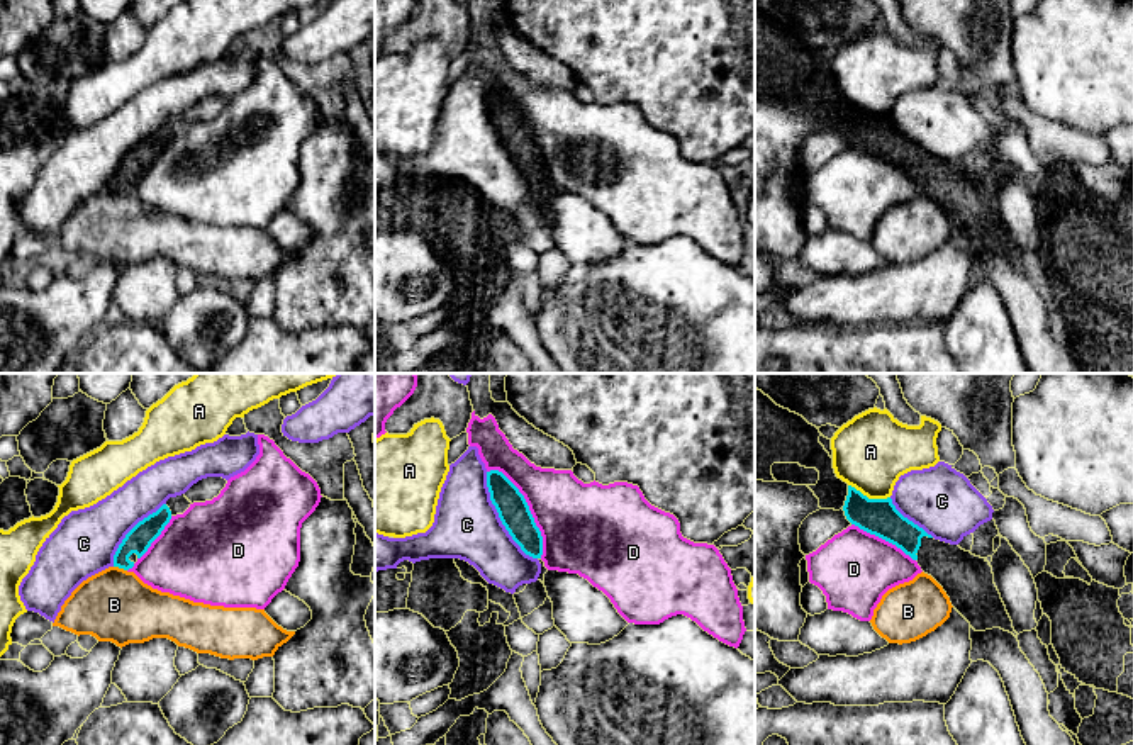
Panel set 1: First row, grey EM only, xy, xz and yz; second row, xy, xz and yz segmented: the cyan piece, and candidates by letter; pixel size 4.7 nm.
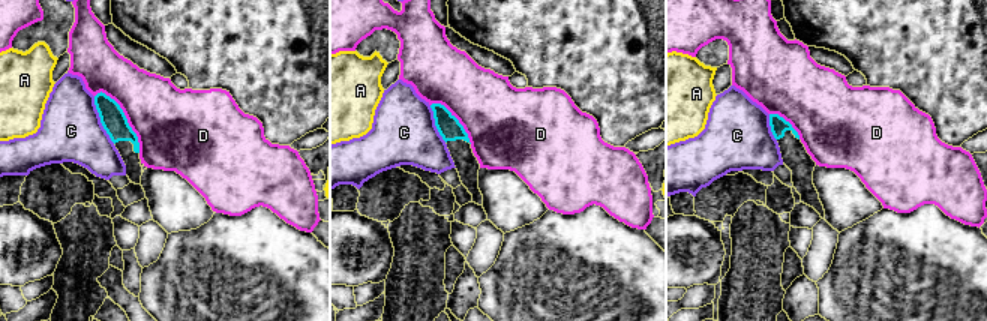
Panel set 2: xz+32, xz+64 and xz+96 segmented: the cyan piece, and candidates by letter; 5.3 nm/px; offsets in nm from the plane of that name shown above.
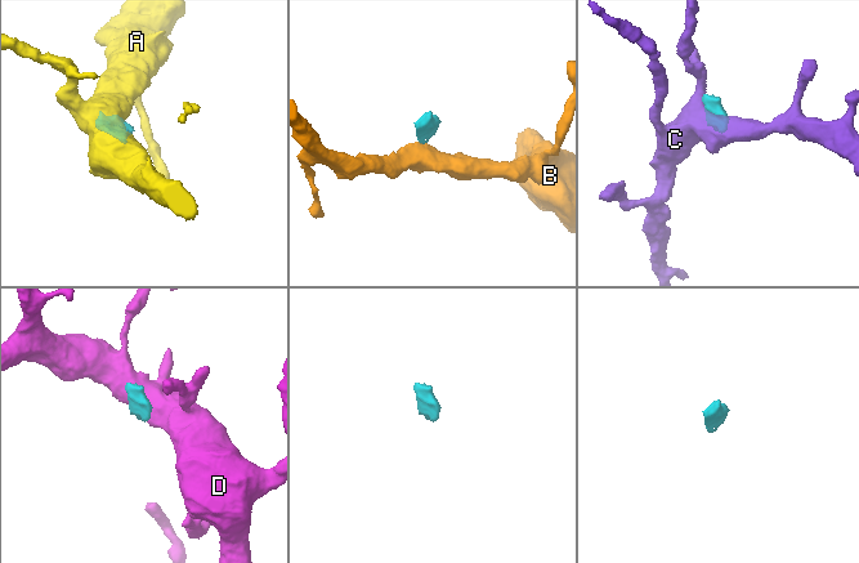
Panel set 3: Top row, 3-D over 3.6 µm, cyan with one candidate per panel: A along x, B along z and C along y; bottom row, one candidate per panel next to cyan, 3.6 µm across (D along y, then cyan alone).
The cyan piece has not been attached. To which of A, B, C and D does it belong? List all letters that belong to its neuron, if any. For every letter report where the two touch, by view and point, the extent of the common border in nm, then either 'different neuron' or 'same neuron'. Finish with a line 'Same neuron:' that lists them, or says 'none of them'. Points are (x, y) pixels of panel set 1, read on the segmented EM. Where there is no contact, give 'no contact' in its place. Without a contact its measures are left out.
A: meets cyan in yz at (867, 498); contact 220 nm long; different neuron
B: meets cyan in xy at (121, 567); contact 70 nm long; different neuron
C: meets cyan in xz at (499, 516); contact 480 nm long; different neuron
D: meets cyan in xz at (528, 508); contact 480 nm long; different neuron
Same neuron: none of them

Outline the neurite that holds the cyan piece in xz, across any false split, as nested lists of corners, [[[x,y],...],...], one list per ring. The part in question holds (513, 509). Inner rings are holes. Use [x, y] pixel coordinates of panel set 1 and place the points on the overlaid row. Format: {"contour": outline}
{"contour": [[[499,470],[487,472],[490,501],[512,540],[533,557],[543,555],[543,536],[519,489]]]}

